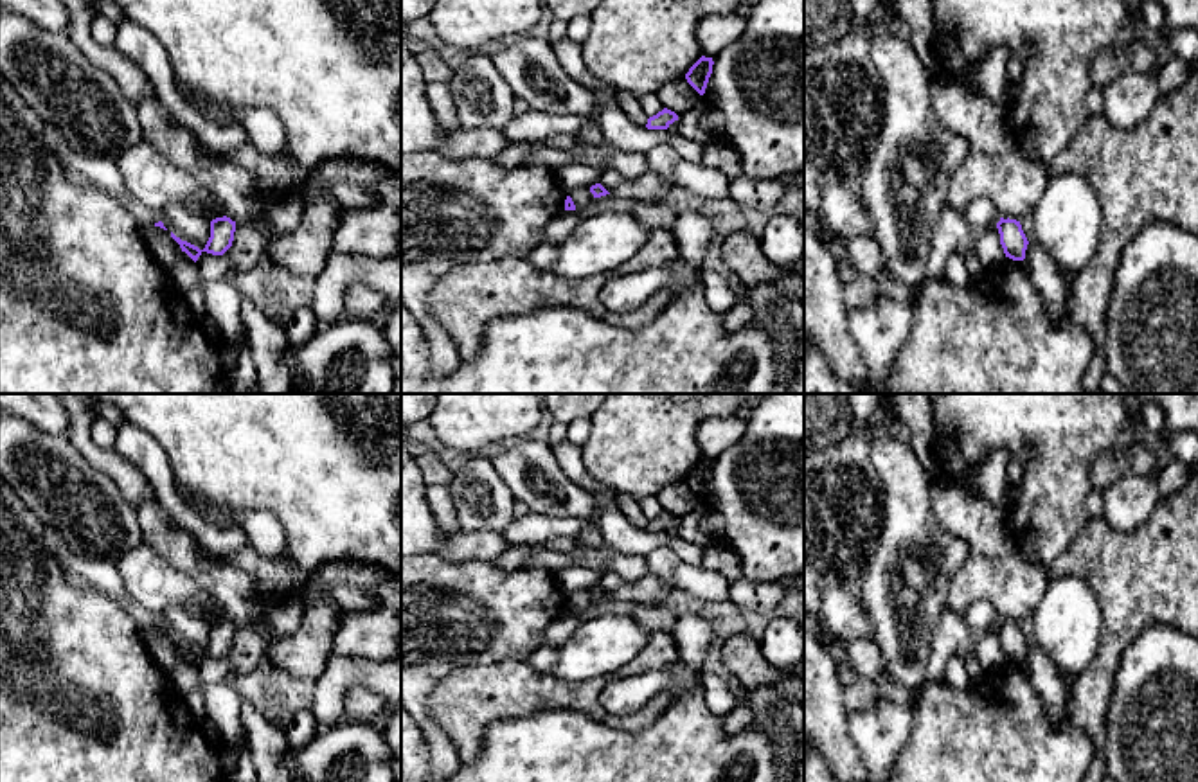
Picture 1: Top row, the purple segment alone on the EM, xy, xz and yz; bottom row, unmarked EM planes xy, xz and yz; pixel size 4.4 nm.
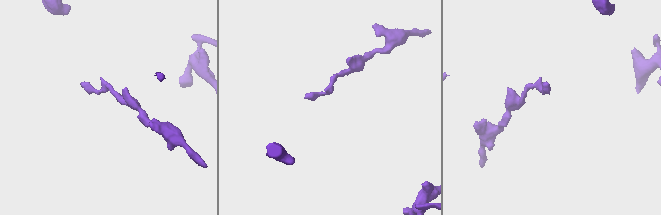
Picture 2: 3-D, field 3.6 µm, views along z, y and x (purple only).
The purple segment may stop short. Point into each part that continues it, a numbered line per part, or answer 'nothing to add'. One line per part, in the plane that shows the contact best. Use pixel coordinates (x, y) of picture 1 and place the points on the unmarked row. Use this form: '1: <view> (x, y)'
nothing to add

